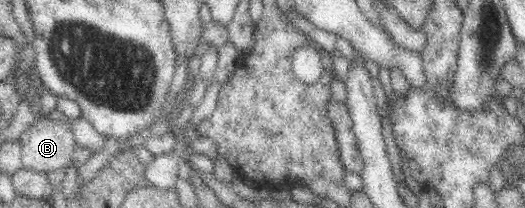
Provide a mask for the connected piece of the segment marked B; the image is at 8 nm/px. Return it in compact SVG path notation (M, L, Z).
M45 118L27 126L18 141L21 144L22 167L46 176L66 168L76 146L73 132L67 124Z

